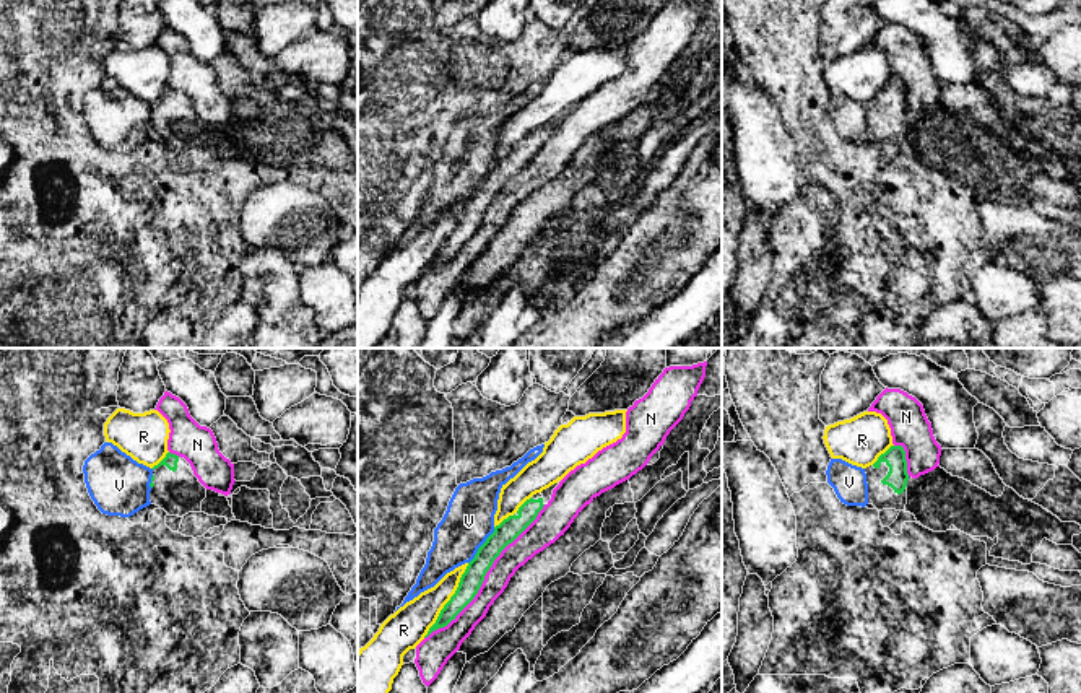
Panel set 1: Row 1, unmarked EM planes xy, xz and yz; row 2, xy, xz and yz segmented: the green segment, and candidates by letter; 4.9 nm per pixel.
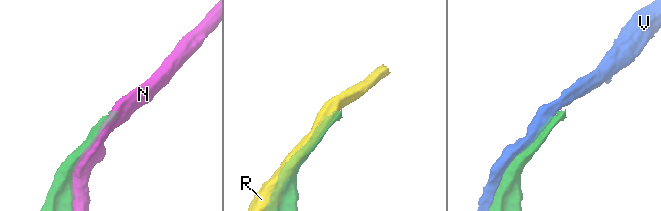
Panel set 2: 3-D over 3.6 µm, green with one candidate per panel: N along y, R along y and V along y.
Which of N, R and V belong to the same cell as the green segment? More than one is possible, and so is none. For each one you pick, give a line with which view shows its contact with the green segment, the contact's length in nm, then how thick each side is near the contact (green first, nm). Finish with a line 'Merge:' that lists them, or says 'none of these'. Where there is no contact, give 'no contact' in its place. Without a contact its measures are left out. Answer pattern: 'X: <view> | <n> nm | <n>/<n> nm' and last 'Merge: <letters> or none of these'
Merge: none of these

